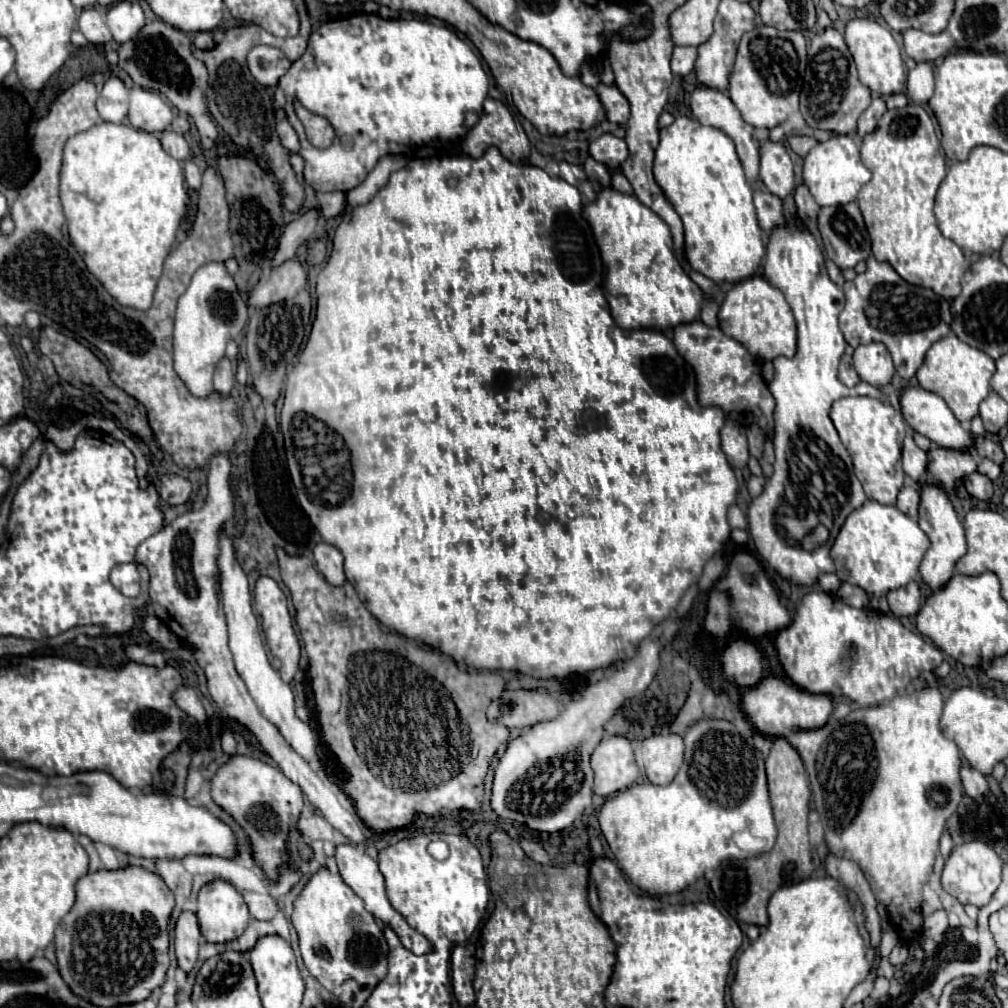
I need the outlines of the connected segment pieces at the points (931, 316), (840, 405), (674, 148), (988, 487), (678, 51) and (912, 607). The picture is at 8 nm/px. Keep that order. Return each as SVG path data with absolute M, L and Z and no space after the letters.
M873 255L867 259L867 271L853 281L845 281L845 309L839 315L839 327L845 341L853 347L879 341L883 343L895 363L895 371L903 379L911 379L923 363L925 351L951 333L949 301L935 291L907 283L897 275L889 263L877 261Z
M843 397L831 407L831 421L837 427L837 433L847 447L855 475L861 481L865 495L881 505L895 505L897 493L903 487L901 471L901 443L905 439L905 421L891 407L883 405L871 397Z
M685 115L661 129L659 139L653 173L665 199L683 221L689 265L717 283L753 277L765 255L763 229L755 215L753 189L747 185L733 141L719 129L705 127Z
M977 471L971 473L971 475L967 475L963 479L963 485L969 491L969 495L975 497L975 499L987 501L987 499L993 497L993 483L991 483L991 479L985 477L985 475L981 475L981 473L977 473Z
M675 47L671 57L671 69L675 75L685 77L693 71L697 59L697 47Z
M913 581L901 589L889 591L887 593L887 603L889 609L895 617L911 617L919 611L921 605L921 593L919 593L919 585Z

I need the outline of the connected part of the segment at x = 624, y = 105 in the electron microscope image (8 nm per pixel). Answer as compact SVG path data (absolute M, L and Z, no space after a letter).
M599 83L597 85L597 93L599 93L599 99L607 111L607 119L611 123L619 123L619 125L625 125L627 119L629 119L629 101L627 97L617 89L617 85L605 85L605 83Z

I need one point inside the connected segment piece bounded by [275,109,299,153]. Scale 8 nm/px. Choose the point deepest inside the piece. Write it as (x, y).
(288, 137)

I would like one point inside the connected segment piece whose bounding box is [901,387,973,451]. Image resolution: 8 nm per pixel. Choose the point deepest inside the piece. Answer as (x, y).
(927, 413)

